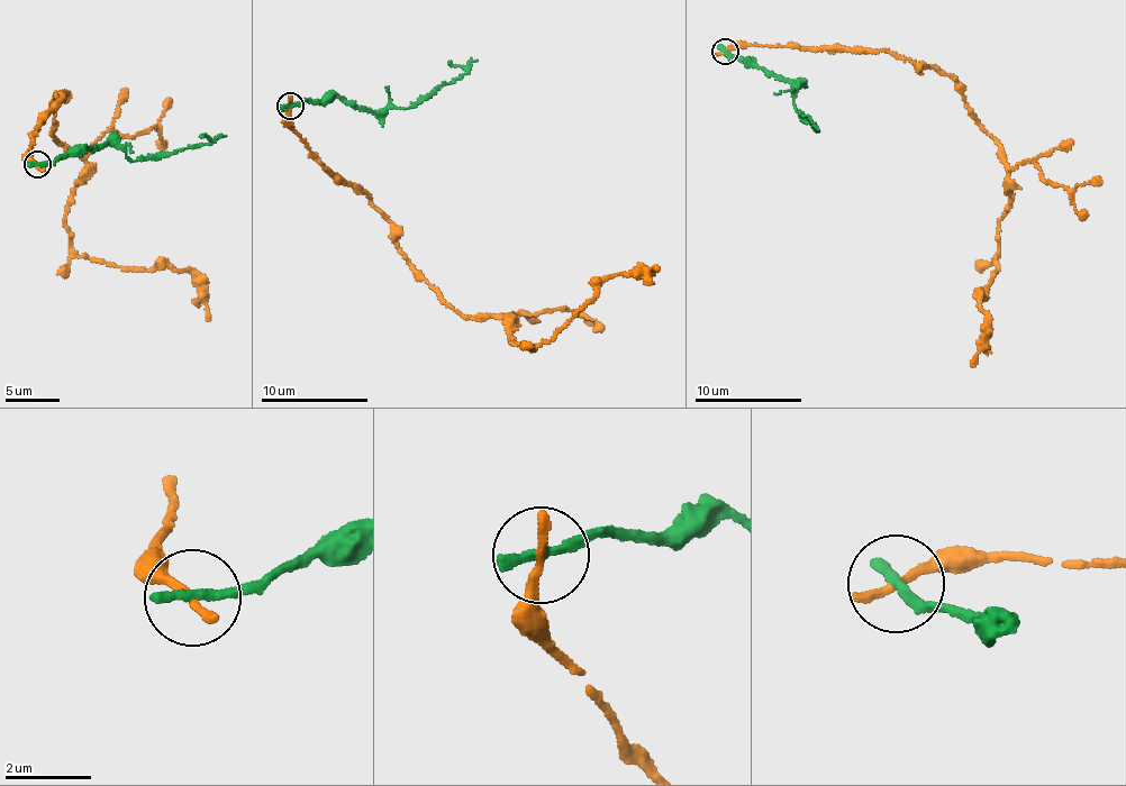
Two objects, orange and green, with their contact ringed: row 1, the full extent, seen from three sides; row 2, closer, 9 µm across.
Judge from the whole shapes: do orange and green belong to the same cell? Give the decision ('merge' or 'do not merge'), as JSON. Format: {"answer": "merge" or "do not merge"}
{"answer": "do not merge"}

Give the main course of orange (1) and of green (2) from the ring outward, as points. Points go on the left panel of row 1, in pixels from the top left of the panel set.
1: (37, 163), (32, 138), (60, 91), (53, 131), (85, 163), (70, 248), (188, 271), (208, 320)
2: (37, 163), (57, 161), (88, 146), (107, 144), (116, 145), (133, 161), (211, 142), (201, 137)

